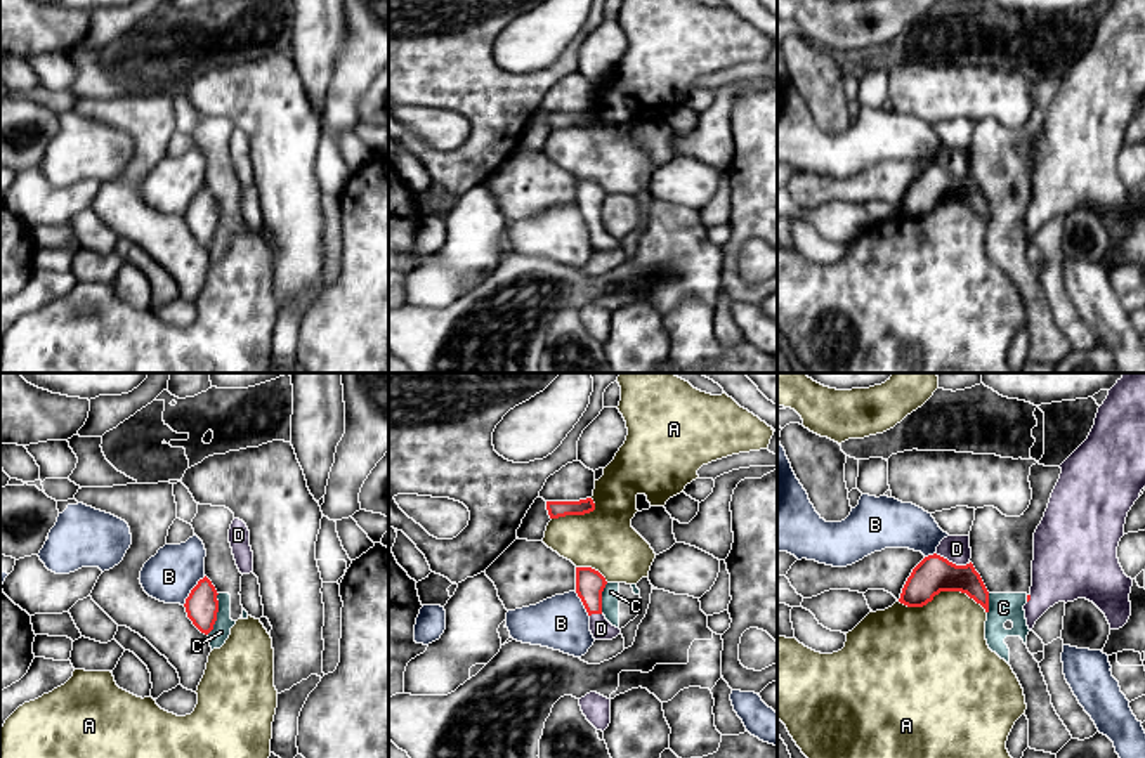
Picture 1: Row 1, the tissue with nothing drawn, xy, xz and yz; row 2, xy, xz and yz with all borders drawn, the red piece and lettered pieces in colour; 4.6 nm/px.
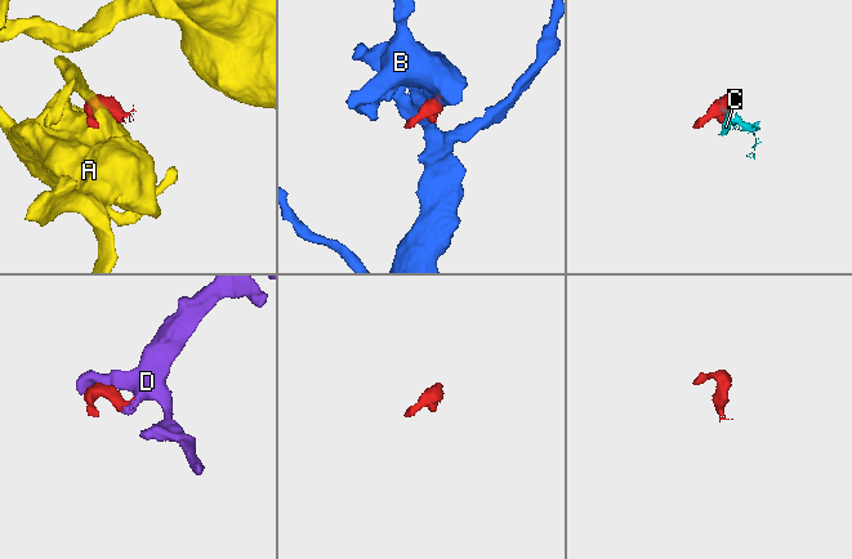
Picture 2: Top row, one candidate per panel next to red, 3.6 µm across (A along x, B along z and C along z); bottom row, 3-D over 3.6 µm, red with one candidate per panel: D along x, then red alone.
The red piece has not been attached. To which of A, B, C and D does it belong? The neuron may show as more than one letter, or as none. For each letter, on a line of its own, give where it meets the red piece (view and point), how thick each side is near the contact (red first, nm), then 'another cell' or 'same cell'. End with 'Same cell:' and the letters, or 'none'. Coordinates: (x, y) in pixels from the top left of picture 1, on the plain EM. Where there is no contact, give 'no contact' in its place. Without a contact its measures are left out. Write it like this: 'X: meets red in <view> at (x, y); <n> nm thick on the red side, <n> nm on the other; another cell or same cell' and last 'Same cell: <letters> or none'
A: meets red in yz at (944, 202); 170 nm thick on the red side, 400 nm on the other; another cell
B: meets red in xy at (191, 202); 160 nm thick on the red side, 240 nm on the other; another cell
C: meets red in xy at (215, 226); 160 nm thick on the red side, 90 nm on the other; another cell
D: meets red in yz at (951, 174); 170 nm thick on the red side, 130 nm on the other; same cell
Same cell: D

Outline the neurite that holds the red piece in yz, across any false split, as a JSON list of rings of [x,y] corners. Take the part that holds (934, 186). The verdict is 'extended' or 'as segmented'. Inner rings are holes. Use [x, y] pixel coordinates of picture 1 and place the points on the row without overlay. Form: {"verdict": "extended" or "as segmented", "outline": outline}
{"verdict": "extended", "outline": [[[970,147],[944,149],[937,163],[913,180],[899,213],[923,219],[940,203],[961,203],[989,224],[989,203],[970,170]]]}

